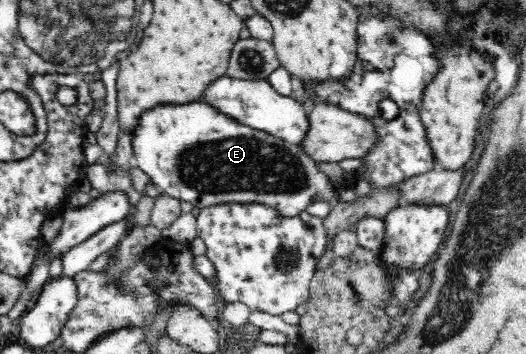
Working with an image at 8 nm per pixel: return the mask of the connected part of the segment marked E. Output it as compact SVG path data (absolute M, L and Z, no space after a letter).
M190 103L190 105L178 105L178 107L176 105L162 105L162 107L148 110L141 115L137 130L133 133L132 147L135 156L134 164L150 178L151 184L158 193L169 195L180 201L190 201L200 209L227 203L257 203L274 208L282 217L294 217L305 213L306 207L315 201L326 201L331 206L340 203L339 194L342 188L333 185L334 183L328 179L328 176L318 169L318 163L312 160L302 147L274 137L265 131L248 127L237 119L232 119L229 115L222 113L219 109L210 107L208 103Z

